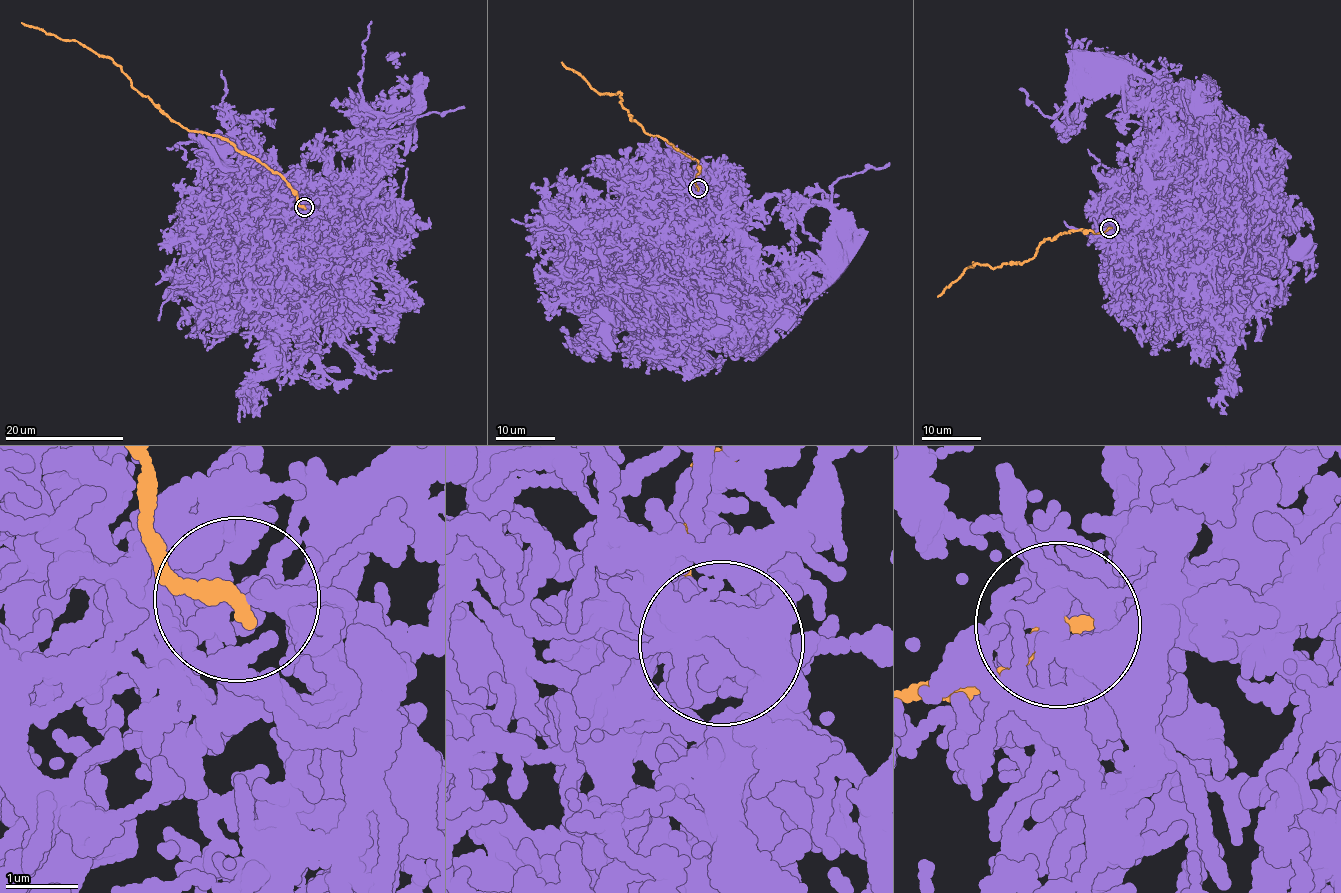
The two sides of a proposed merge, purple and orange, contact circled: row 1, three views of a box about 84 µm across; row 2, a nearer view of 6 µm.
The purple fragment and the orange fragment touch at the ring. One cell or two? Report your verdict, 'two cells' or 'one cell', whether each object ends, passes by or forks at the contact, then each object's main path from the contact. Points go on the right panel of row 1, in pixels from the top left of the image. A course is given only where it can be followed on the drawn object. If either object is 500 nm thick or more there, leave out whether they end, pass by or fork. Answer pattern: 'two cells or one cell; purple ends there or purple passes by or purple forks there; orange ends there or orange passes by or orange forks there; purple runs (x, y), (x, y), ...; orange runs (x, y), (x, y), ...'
two cells; purple forks there; orange ends there; purple runs (1109, 227), (1133, 223), (1143, 211), (1166, 201), (1190, 175), (1197, 155), (1206, 144), (1209, 147); orange runs (1110, 228), (1095, 234), (1073, 231), (1044, 240), (1026, 262), (992, 268), (973, 263), (938, 296)

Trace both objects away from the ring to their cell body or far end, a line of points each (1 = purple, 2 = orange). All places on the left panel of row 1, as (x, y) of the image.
1: (305, 207), (312, 209), (317, 223), (321, 219), (314, 216), (325, 211), (328, 196), (333, 193), (337, 200)
2: (304, 208), (284, 178), (225, 139), (181, 126), (131, 86), (110, 58), (78, 41), (59, 38), (21, 23)

